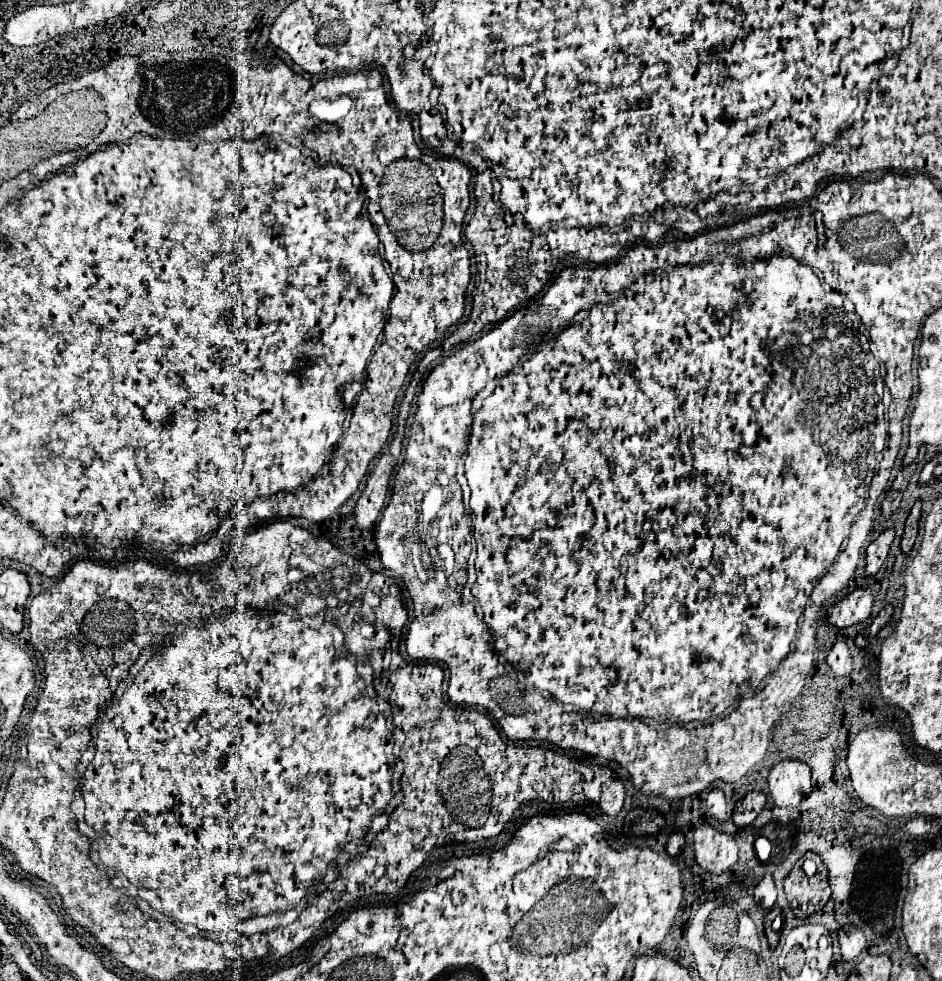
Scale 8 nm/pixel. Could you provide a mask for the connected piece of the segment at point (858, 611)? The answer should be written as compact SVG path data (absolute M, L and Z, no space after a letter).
M861 587L861 589L855 589L853 593L849 593L845 599L835 603L833 607L829 607L827 621L835 629L847 629L847 627L867 619L871 615L871 607L873 607L871 589Z

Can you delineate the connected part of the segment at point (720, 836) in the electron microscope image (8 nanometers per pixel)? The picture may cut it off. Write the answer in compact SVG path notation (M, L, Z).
M705 823L695 831L695 859L709 873L721 875L737 863L737 841Z

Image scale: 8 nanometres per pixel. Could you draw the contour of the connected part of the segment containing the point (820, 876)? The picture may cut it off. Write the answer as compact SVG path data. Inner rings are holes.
M809 853L809 855L801 857L795 863L789 877L785 879L785 889L787 889L789 901L793 901L793 899L799 901L799 907L793 909L797 919L807 919L813 913L821 911L831 897L831 889L829 889L829 879L827 879L827 867L819 859L819 855ZM805 859L811 859L817 865L817 873L811 875L811 877L803 871Z

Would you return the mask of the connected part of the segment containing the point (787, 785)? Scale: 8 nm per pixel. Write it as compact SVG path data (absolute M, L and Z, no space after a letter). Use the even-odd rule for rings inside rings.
M781 761L769 773L769 787L777 807L797 807L813 789L811 769L801 761Z

